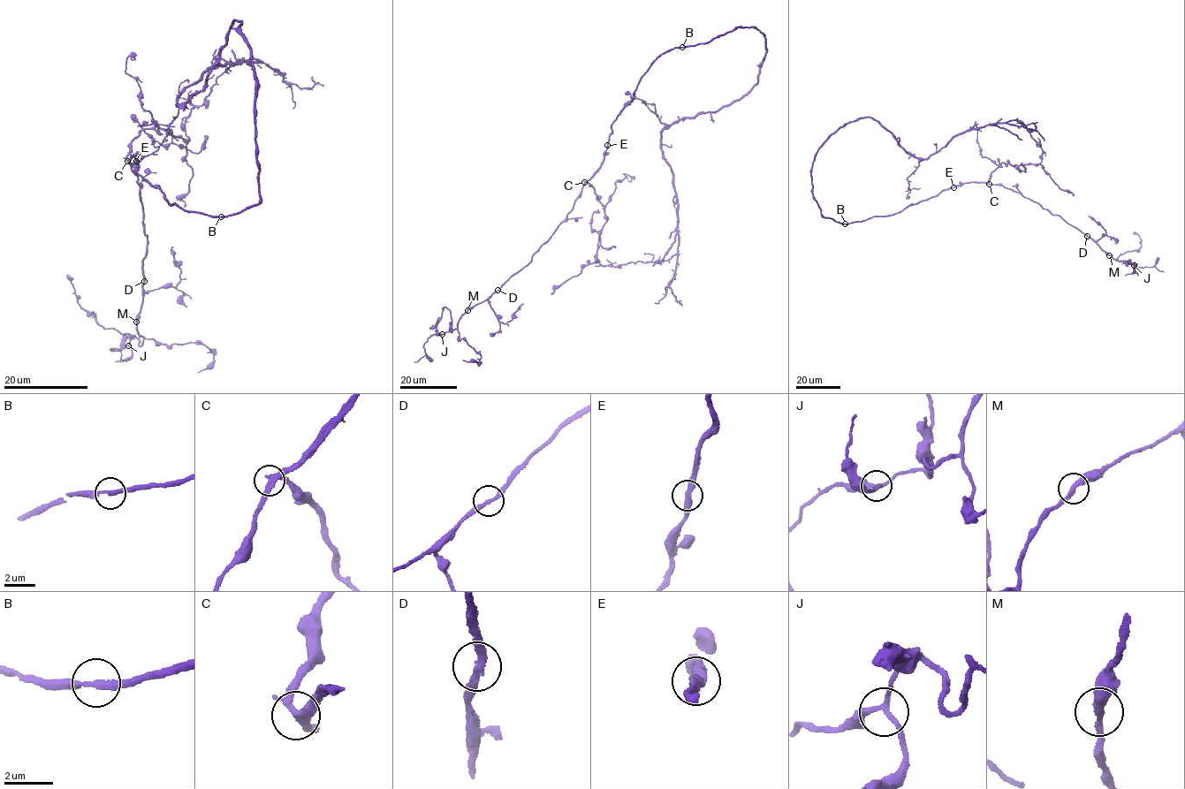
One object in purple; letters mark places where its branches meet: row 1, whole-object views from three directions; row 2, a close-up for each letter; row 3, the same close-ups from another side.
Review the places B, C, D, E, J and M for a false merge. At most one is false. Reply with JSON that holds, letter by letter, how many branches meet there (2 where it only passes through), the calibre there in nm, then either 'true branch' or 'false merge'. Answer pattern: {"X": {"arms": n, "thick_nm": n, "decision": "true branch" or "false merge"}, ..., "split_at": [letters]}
{"B": {"arms": 2, "thick_nm": 240, "decision": "true branch"}, "C": {"arms": 3, "thick_nm": 280, "decision": "true branch"}, "D": {"arms": 2, "thick_nm": 240, "decision": "true branch"}, "E": {"arms": 2, "thick_nm": 360, "decision": "true branch"}, "J": {"arms": 3, "thick_nm": 200, "decision": "true branch"}, "M": {"arms": 2, "thick_nm": 300, "decision": "true branch"}, "split_at": []}

